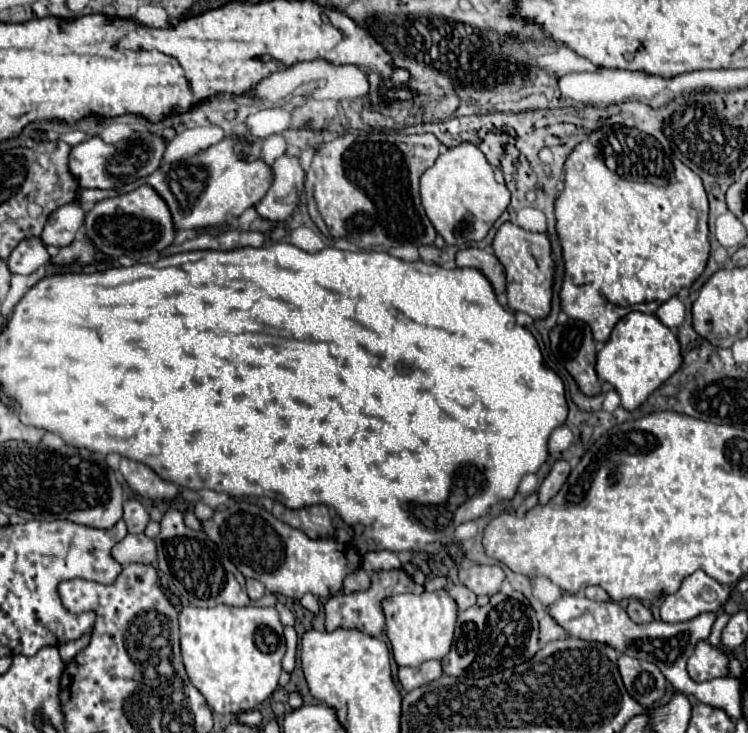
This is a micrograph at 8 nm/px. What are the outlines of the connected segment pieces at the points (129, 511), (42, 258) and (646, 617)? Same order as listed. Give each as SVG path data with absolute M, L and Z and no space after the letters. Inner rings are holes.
M128 500L124 504L124 522L128 524L130 534L142 534L146 524L150 522L150 516L138 500Z
M28 238L26 242L20 242L12 250L8 258L8 268L12 274L28 276L48 262L50 262L50 254L46 252L46 246L40 242L40 238Z
M630 600L626 612L628 612L628 616L630 616L636 624L644 624L644 622L650 622L650 620L652 620L652 612L650 612L640 600Z

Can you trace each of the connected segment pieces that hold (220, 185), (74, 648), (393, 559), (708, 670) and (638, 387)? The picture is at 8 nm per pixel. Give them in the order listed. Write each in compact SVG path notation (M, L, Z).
M224 138L216 146L186 158L176 164L168 164L158 168L154 174L139 178L136 182L124 184L116 190L82 189L82 202L96 203L105 198L111 198L121 193L127 193L143 184L152 186L168 204L174 220L174 230L200 230L212 226L226 226L236 220L246 208L254 206L270 188L272 170L262 160L244 162L234 154L234 138Z
M84 634L84 636L78 638L78 640L72 640L72 642L66 642L66 644L58 646L62 660L64 660L64 662L70 662L86 644L88 644L88 634Z
M380 550L380 552L368 552L364 558L362 558L362 568L370 570L370 572L380 572L380 570L394 570L394 568L400 568L400 560L394 552L386 552L386 550Z
M700 642L694 650L694 654L688 660L688 674L694 682L706 682L712 678L730 676L728 664L732 656L724 650L712 646L710 642Z
M630 312L612 330L610 340L598 352L598 378L610 382L622 398L622 406L634 412L656 388L660 388L682 366L682 352L676 334L656 316Z

